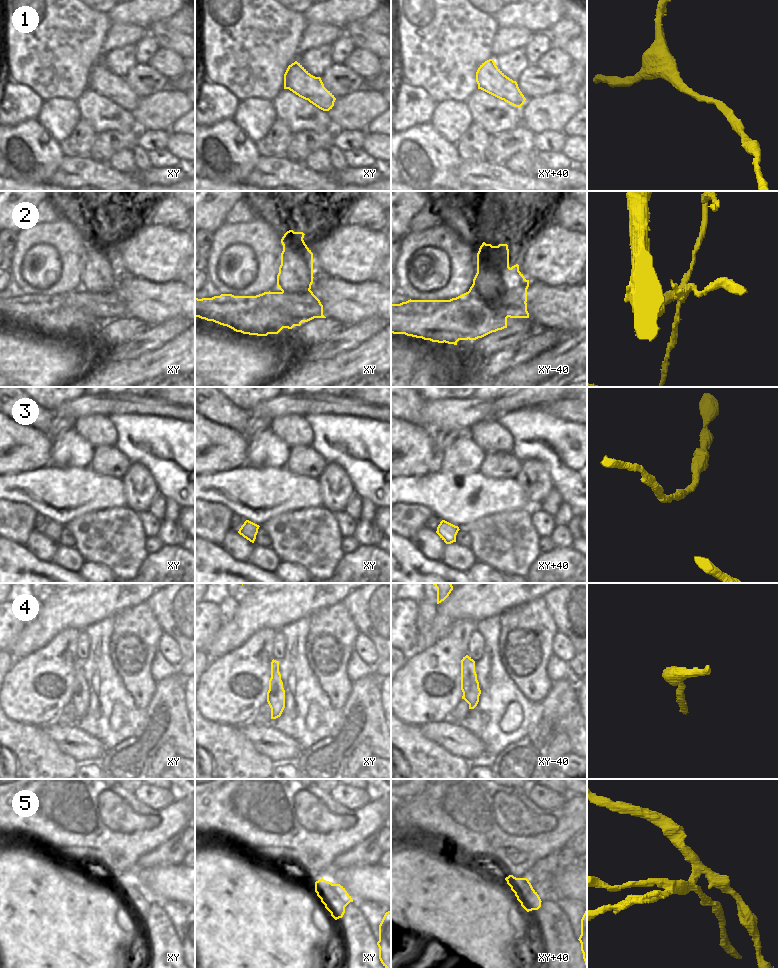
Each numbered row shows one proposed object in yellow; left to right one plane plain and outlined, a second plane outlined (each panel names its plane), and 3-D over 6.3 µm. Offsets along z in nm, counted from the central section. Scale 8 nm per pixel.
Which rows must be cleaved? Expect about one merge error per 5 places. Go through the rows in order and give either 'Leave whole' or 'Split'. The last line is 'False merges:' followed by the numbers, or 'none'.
1: Leave whole
2: Split
3: Leave whole
4: Leave whole
5: Split
False merges: 2, 5

